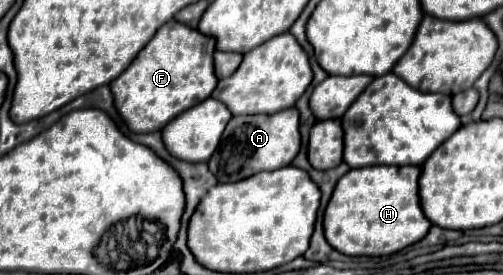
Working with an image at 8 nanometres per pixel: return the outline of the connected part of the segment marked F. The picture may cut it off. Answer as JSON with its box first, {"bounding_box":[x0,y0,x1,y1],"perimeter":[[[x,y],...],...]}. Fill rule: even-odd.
{"bounding_box":[110,20,218,132],"perimeter":[[[176,20],[166,22],[154,34],[138,58],[110,84],[114,104],[132,132],[162,130],[184,110],[204,102],[214,92],[218,78],[214,74],[216,38],[206,36]]]}

